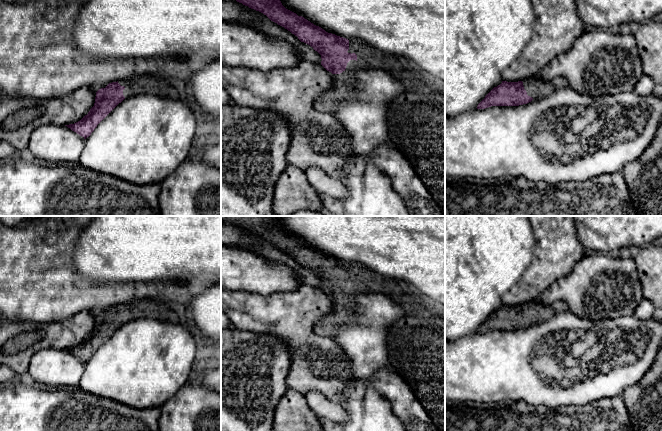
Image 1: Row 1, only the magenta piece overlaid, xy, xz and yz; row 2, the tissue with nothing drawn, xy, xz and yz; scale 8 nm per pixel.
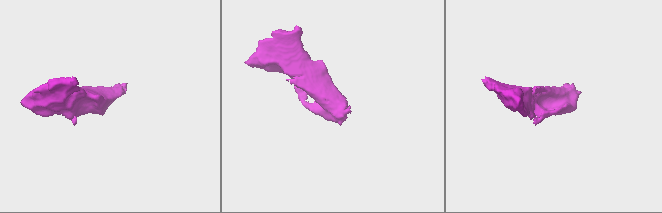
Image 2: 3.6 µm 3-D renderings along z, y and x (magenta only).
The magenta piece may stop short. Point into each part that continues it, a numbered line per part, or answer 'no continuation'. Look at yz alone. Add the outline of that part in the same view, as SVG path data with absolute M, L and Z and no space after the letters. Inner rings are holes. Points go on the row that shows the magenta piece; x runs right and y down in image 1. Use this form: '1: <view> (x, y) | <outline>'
1: yz (535, 87) | M538 76L525 79L523 81L523 86L527 95L536 99L546 97L557 90L568 87L569 82L564 77L556 77L550 81L544 81Z

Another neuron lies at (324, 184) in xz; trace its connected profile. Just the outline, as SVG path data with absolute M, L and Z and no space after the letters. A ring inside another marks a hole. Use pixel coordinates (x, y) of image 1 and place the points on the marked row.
M309 167L305 174L319 195L326 194L335 199L343 200L349 194L340 180L327 175L317 167Z

